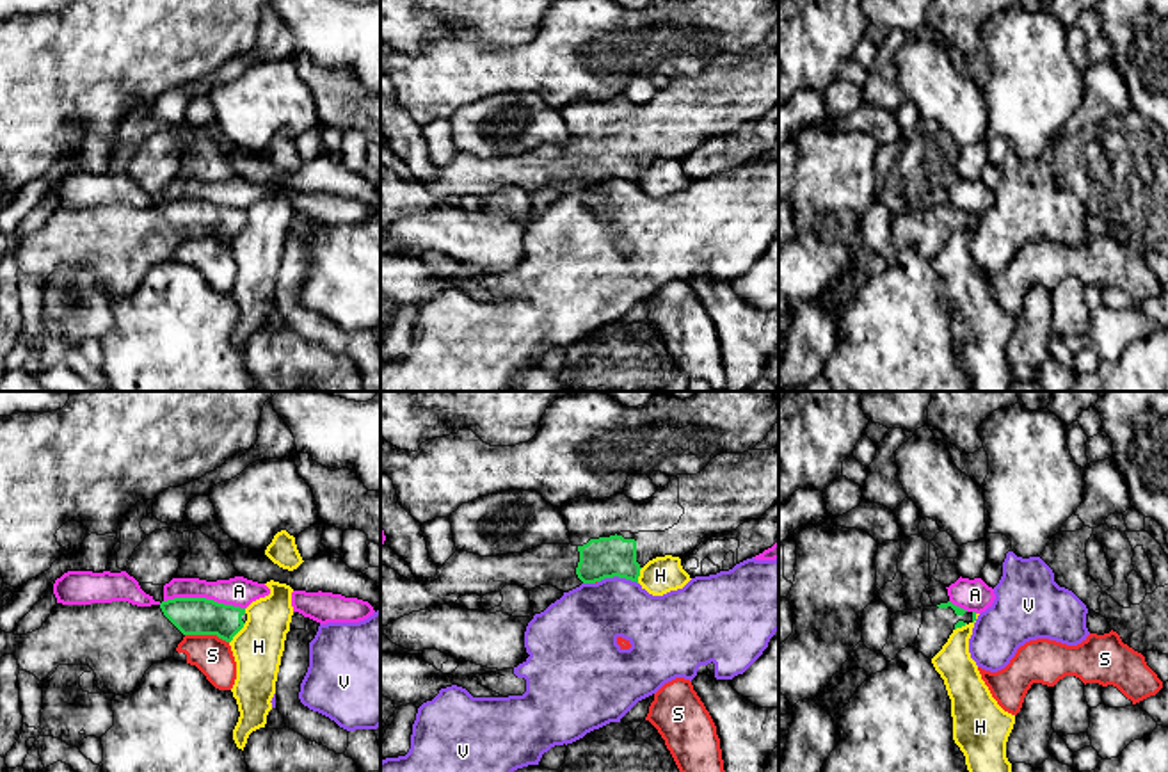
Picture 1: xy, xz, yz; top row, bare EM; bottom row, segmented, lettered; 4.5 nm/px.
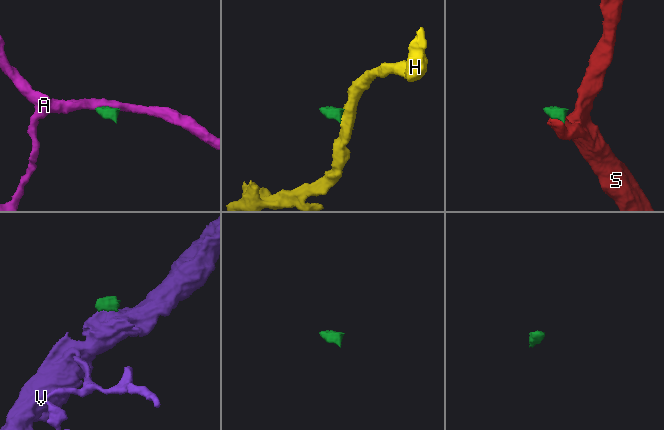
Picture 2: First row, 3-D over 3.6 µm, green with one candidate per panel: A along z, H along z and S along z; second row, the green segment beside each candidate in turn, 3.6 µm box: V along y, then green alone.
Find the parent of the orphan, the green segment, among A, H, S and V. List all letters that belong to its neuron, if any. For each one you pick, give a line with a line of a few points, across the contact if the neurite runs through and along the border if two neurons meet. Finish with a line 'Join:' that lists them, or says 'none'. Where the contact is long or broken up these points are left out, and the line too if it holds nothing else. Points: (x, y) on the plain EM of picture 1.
Join: none

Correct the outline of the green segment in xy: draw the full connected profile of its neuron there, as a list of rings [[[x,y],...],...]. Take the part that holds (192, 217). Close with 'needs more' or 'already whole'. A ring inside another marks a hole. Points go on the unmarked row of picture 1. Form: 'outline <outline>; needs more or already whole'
outline [[[174,199],[151,208],[57,205],[32,235],[0,231],[0,260],[14,256],[20,272],[39,283],[59,267],[89,267],[101,294],[124,297],[140,286],[153,265],[172,260],[185,237],[217,237],[231,244],[245,222],[245,210],[206,199]]]; needs more

